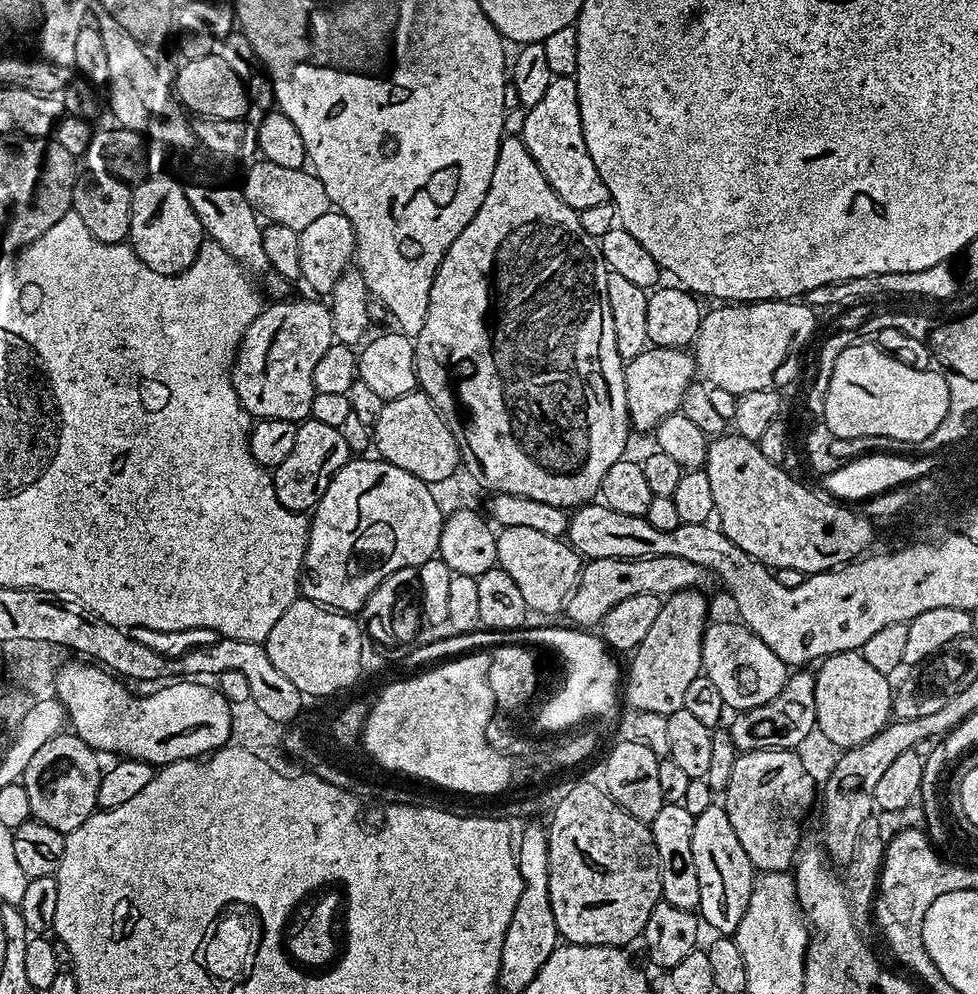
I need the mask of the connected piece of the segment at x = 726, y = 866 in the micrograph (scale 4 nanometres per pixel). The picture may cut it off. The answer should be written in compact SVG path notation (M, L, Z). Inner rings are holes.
M714 802L710 810L702 810L702 814L695 817L690 850L694 850L694 870L698 870L698 912L703 923L713 928L713 933L732 936L750 902L754 869L750 858L746 858L746 850L742 850L742 842L738 842L738 834L734 834L734 826L730 826L724 807Z

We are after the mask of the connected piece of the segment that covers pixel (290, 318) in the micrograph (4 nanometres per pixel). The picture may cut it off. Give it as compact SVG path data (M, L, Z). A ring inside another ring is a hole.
M284 300L269 308L267 305L248 327L238 353L242 364L244 360L242 403L245 410L256 418L282 418L297 422L309 419L312 415L312 400L317 393L315 371L333 342L332 310L327 303L319 304L316 300Z

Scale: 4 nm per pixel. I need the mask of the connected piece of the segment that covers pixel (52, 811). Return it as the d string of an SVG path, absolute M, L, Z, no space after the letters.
M75 734L55 736L46 746L34 750L34 758L30 758L22 777L30 798L32 819L65 834L78 830L78 826L97 811L98 782L102 775L99 759L96 749Z

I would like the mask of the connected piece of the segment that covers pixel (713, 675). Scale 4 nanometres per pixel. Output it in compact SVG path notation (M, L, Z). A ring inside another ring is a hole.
M735 619L715 620L705 627L700 662L703 675L708 676L710 682L714 682L714 686L718 686L718 691L722 693L724 705L736 712L745 712L748 708L757 708L778 698L788 681L789 665L784 664L782 658L778 658L778 654L774 654L774 650L770 650L770 646L766 646L766 642L762 642L762 638L758 638L758 634L754 634L742 622Z

